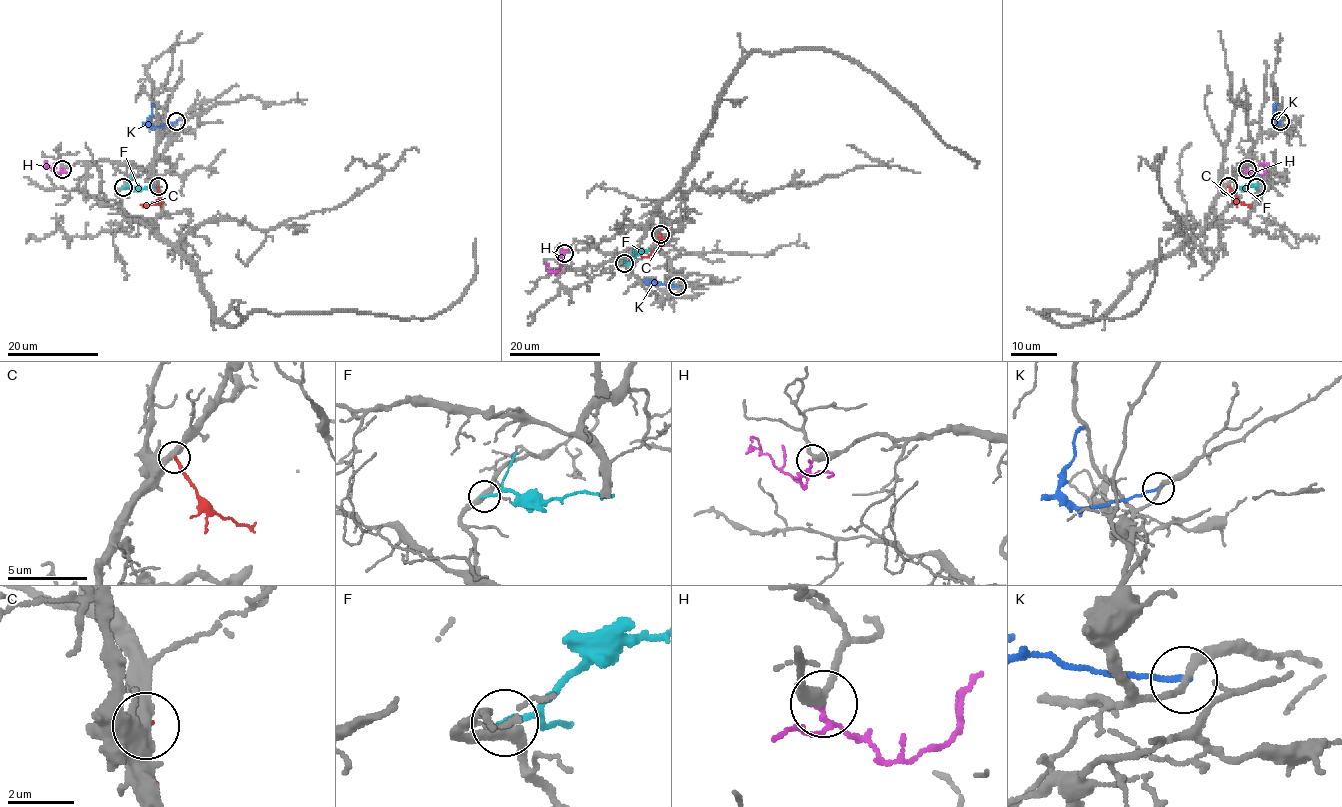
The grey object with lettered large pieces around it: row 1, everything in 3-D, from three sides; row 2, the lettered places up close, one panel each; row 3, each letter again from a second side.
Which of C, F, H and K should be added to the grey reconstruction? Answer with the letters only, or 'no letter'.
H

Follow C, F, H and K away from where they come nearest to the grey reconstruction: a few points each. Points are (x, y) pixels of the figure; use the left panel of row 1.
C: (158, 185), (159, 199), (149, 205), (141, 204)
F: (123, 187), (160, 187)
H: (62, 168), (60, 176), (46, 163), (44, 167)
K: (176, 122), (152, 126), (148, 117), (154, 103)

